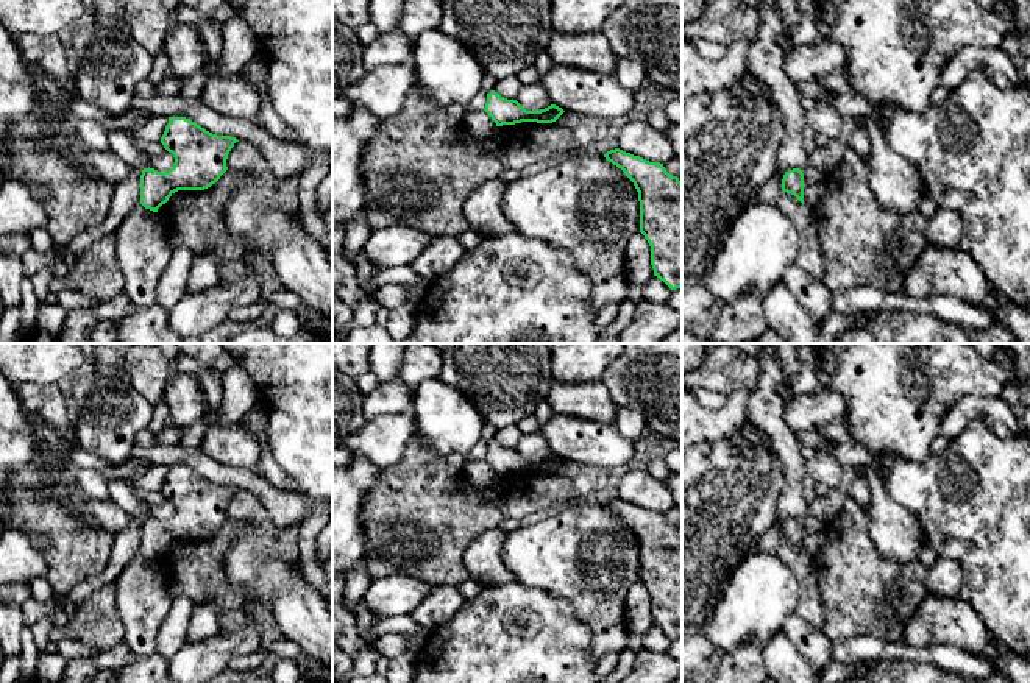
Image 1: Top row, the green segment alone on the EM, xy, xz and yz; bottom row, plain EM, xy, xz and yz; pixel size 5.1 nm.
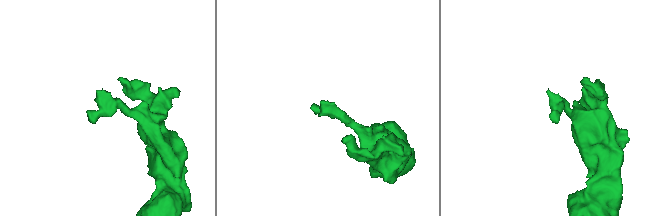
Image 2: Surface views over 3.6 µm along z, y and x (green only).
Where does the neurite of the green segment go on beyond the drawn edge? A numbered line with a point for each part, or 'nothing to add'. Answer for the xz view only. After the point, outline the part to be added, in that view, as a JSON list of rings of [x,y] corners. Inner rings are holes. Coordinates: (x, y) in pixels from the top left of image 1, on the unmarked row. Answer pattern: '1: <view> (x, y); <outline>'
nothing to add

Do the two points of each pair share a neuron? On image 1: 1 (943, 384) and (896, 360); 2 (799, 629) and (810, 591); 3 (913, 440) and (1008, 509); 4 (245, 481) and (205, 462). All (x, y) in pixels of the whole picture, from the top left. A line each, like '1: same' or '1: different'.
1: same
2: same
3: different
4: same

